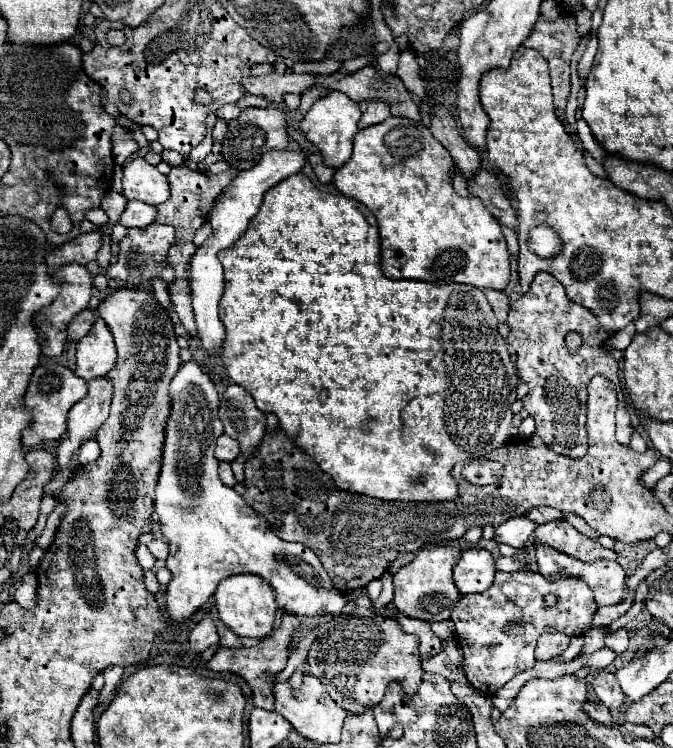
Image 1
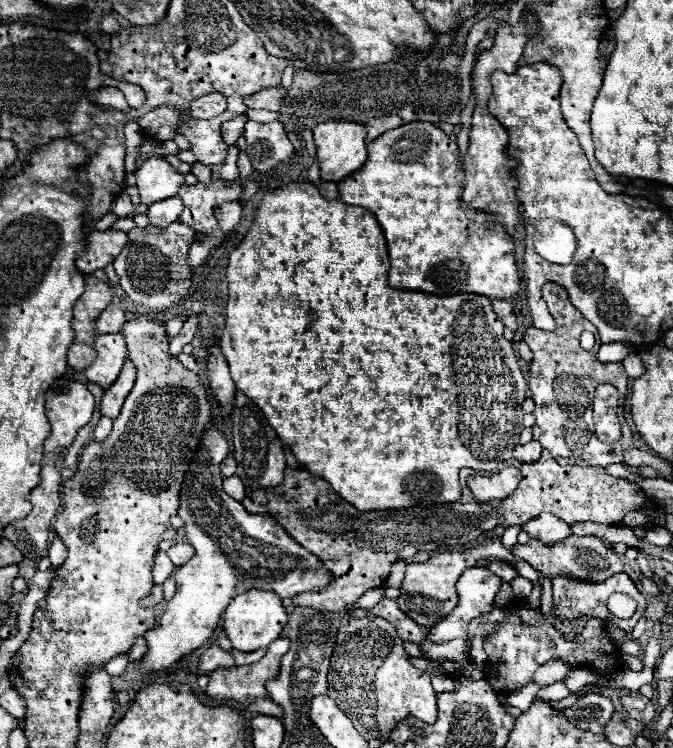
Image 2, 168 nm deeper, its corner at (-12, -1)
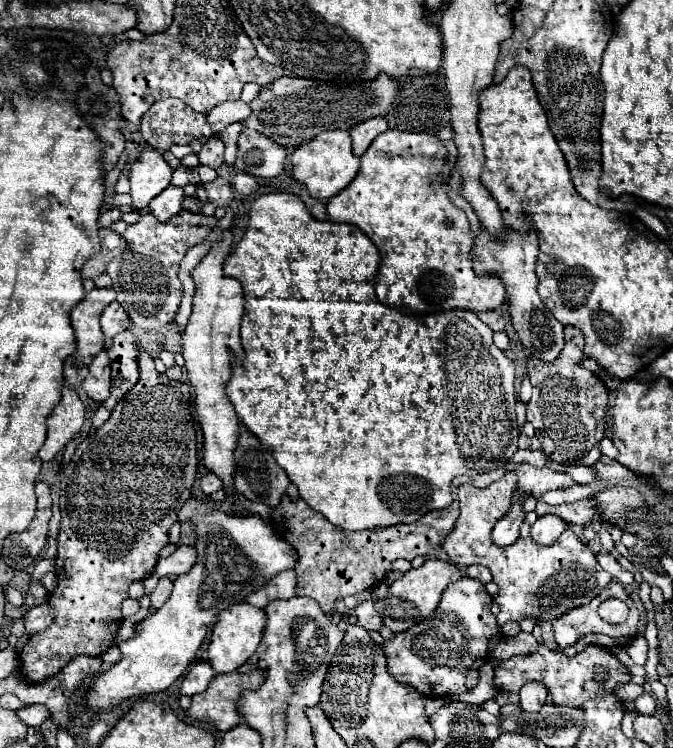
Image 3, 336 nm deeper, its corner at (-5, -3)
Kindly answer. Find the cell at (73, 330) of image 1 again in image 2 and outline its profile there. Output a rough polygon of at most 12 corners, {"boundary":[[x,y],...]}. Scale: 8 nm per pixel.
{"boundary":[[122,307],[104,309],[98,333],[120,333],[130,315]]}

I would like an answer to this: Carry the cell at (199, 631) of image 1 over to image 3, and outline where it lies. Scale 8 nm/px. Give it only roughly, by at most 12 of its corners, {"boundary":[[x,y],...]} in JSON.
{"boundary":[[197,661],[181,683],[183,695],[197,695],[209,687],[215,671]]}

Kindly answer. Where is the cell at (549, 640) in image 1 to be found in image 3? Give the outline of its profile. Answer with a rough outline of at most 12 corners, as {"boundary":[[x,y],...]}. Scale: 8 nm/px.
{"boundary":[[525,683],[519,691],[521,709],[529,713],[545,705],[543,683]]}

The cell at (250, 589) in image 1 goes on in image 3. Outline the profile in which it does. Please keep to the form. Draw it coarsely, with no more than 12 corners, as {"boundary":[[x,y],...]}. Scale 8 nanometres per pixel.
{"boundary":[[249,603],[221,611],[209,663],[231,673],[259,647],[265,611]]}

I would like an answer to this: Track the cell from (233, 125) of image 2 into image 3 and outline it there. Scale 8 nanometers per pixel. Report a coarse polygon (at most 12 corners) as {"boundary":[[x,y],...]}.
{"boundary":[[209,137],[197,153],[201,165],[219,169],[225,145]]}

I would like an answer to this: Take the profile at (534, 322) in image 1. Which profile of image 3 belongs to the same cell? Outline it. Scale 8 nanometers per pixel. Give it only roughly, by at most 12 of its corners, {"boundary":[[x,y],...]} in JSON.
{"boundary":[[565,327],[553,363],[529,357],[527,421],[555,463],[595,465],[611,389]]}

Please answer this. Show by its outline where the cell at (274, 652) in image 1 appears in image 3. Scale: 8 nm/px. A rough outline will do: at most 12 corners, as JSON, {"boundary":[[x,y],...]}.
{"boundary":[[219,673],[193,695],[191,719],[227,731],[241,725],[237,699],[265,673]]}

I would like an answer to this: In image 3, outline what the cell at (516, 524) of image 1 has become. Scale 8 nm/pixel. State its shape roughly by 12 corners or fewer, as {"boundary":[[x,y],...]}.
{"boundary":[[541,515],[531,537],[539,545],[551,545],[567,529],[561,517]]}

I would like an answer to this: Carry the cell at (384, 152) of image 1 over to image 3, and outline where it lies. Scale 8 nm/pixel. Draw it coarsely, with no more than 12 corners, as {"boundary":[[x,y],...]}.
{"boundary":[[395,129],[327,201],[377,245],[381,303],[491,311],[441,139]]}

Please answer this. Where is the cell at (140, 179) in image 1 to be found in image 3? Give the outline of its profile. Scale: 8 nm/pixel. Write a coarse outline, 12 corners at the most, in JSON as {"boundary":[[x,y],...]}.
{"boundary":[[155,149],[129,169],[133,207],[143,209],[171,185],[171,167]]}

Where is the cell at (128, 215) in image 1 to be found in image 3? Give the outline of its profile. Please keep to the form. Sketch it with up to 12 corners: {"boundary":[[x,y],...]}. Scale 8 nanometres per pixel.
{"boundary":[[169,187],[153,203],[151,213],[165,221],[181,211],[183,189]]}

